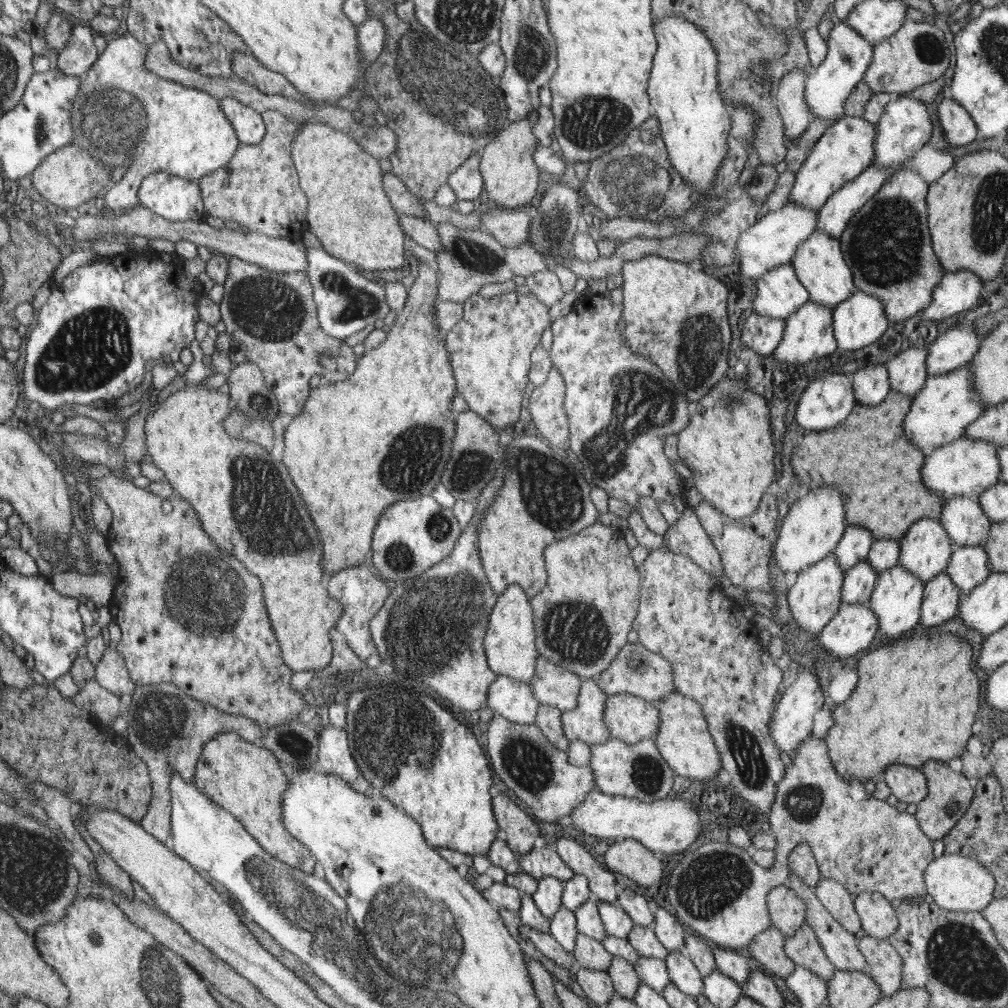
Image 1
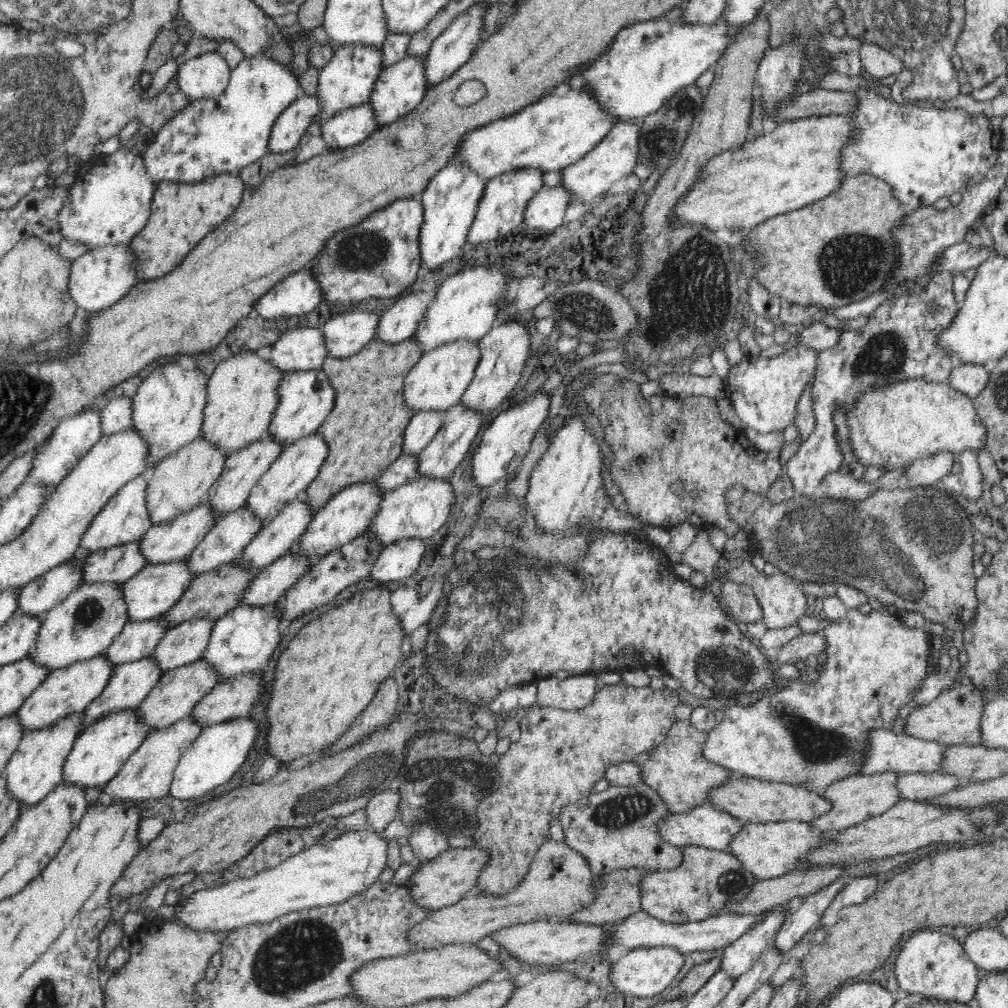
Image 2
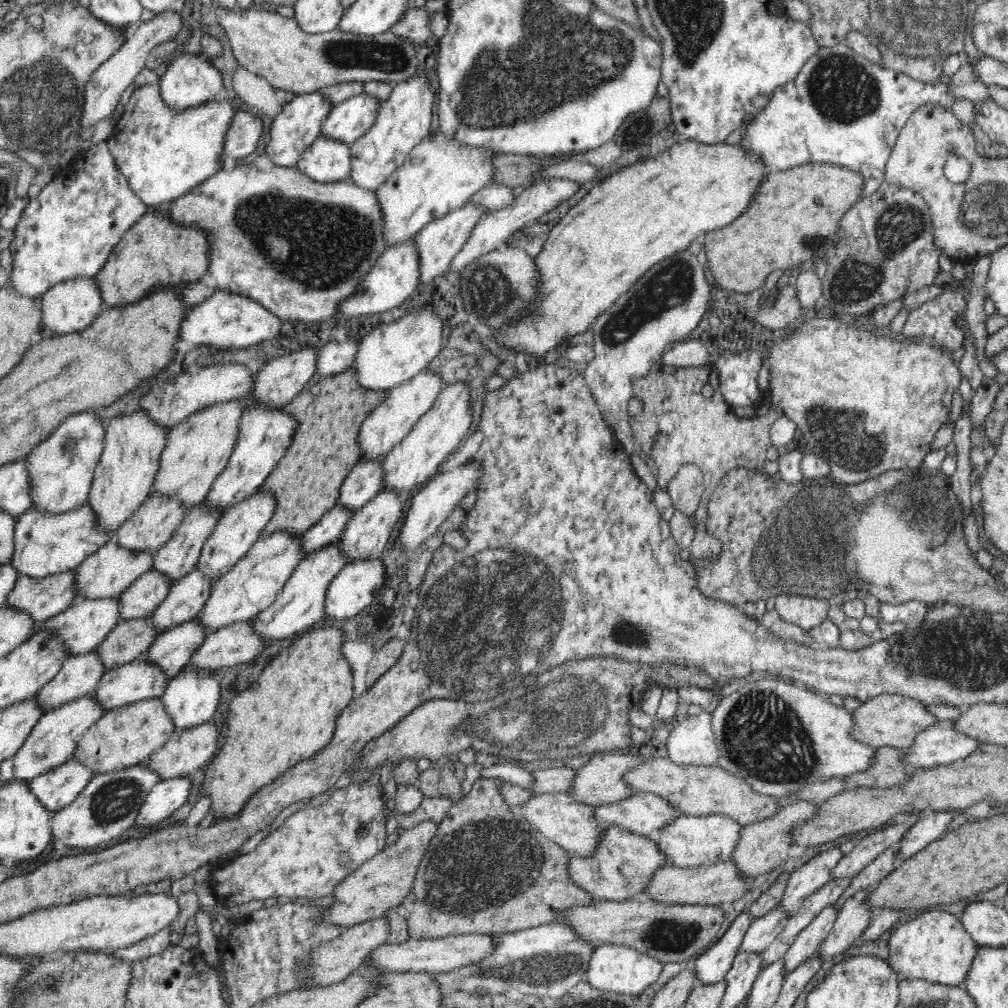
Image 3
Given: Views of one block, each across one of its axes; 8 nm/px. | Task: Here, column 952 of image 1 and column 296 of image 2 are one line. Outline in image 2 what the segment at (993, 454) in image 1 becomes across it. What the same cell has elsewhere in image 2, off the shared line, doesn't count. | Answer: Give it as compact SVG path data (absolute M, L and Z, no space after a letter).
M318 432L295 440L291 445L283 447L280 456L269 466L269 469L252 487L246 506L260 517L261 524L272 520L291 500L303 497L306 488L318 476L320 468L329 454L328 443Z

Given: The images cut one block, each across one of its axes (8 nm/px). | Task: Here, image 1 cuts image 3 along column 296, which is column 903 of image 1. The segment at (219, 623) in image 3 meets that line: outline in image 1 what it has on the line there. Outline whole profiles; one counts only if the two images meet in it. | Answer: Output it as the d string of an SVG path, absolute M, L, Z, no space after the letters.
M930 517L909 526L899 543L898 564L924 584L946 571L955 549L942 523Z

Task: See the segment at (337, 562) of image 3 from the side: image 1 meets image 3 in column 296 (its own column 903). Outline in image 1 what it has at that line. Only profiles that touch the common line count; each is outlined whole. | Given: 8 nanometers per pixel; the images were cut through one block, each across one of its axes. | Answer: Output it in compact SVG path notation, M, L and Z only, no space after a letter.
M897 564L879 574L876 587L870 597L869 608L876 613L878 618L878 642L901 639L906 632L912 630L920 623L920 604L924 593L924 582L910 574L904 566Z

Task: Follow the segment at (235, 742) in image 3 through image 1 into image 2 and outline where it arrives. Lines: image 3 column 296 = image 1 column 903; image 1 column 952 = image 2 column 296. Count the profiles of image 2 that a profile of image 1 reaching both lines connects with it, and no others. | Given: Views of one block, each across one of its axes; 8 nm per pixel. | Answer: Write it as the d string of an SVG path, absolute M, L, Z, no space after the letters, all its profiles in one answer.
M388 588L360 590L344 607L340 606L330 609L317 618L317 620L312 620L310 624L304 626L298 634L292 638L292 641L288 643L286 649L282 651L275 667L274 690L272 690L272 694L270 694L270 704L268 704L268 710L266 710L266 714L268 714L269 731L265 739L269 754L276 757L280 763L285 765L300 757L313 757L321 753L323 749L331 746L334 741L337 741L350 728L350 725L358 718L360 712L363 712L372 703L376 695L376 690L379 690L378 686L380 686L388 676L394 674L394 666L396 666L396 662L398 662L400 656L402 656L400 650L405 640L405 633L398 616L392 611L390 596L391 592Z

